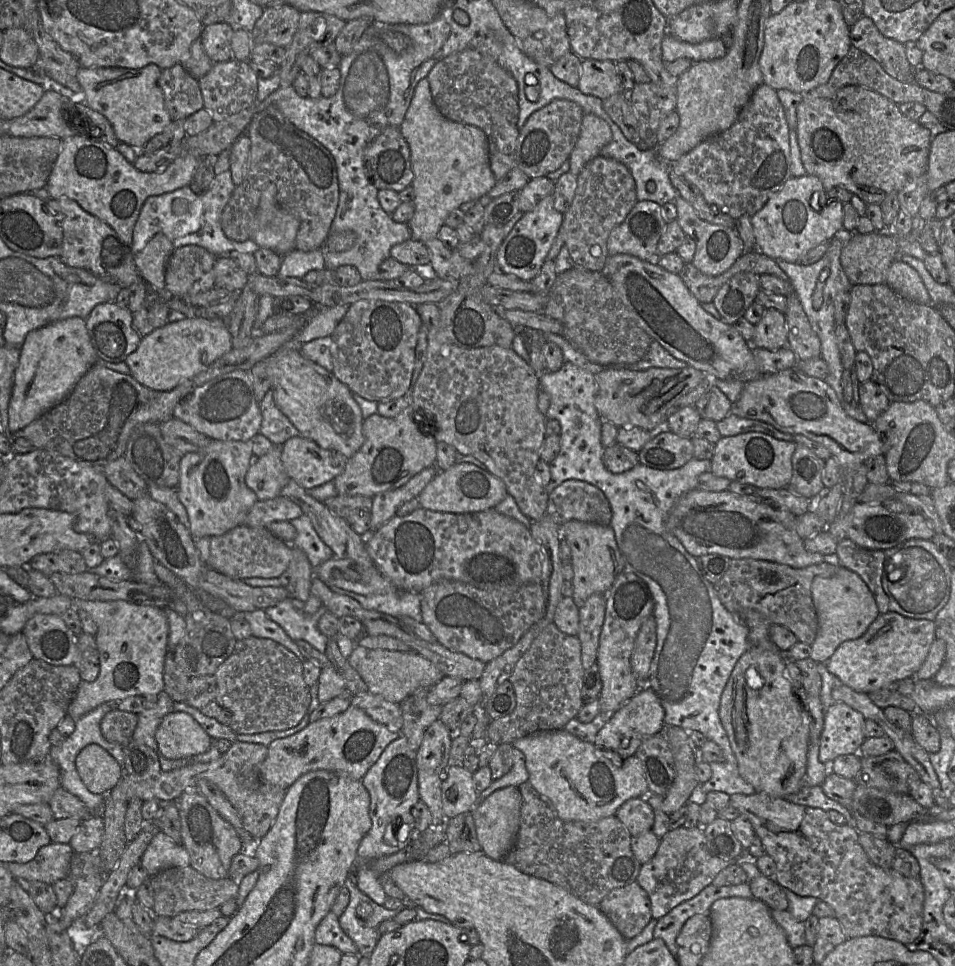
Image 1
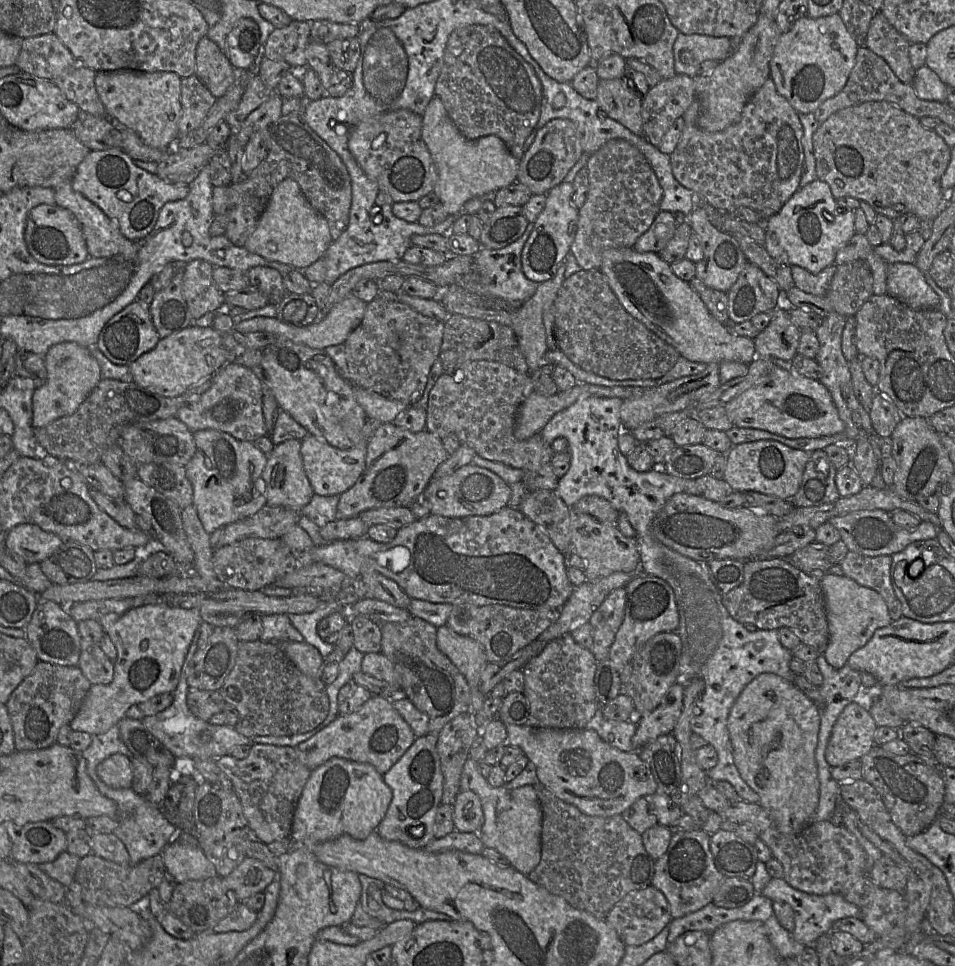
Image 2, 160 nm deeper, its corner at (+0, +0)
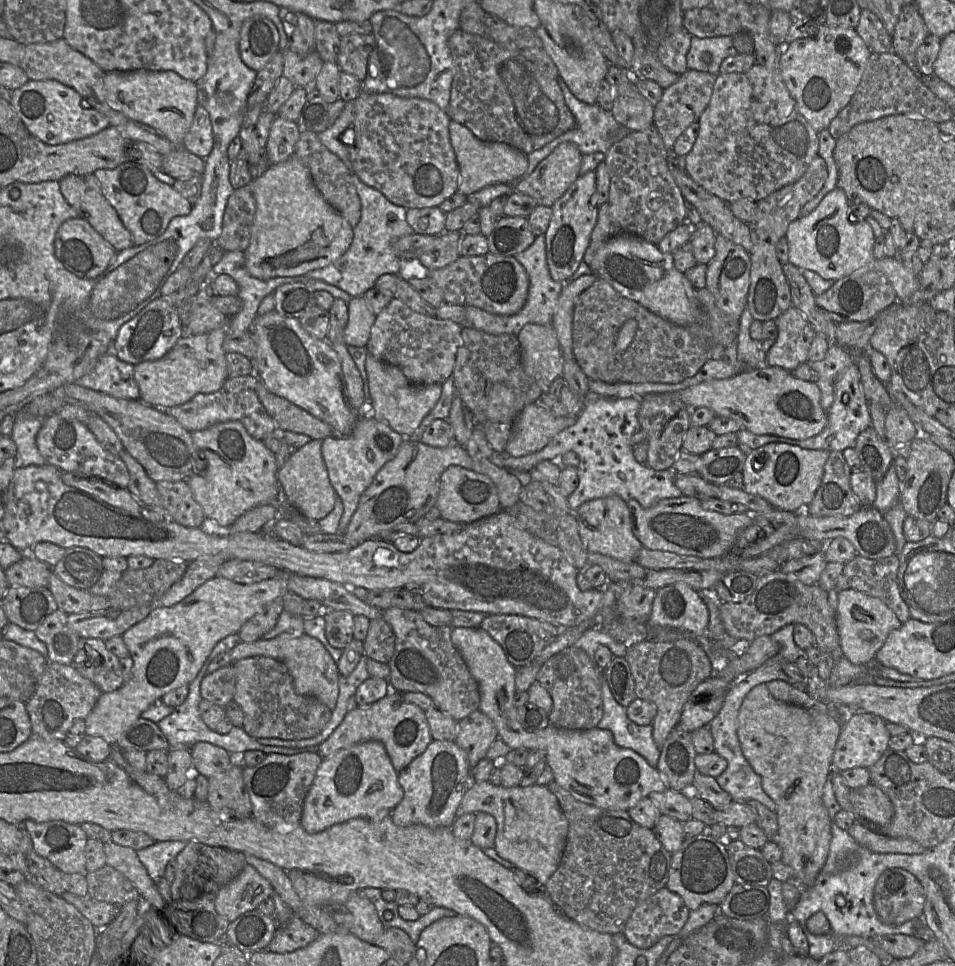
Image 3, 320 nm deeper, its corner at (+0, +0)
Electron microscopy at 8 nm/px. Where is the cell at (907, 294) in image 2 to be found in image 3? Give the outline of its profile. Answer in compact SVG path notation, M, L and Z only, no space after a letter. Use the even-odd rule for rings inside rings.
M837 187L830 191L809 215L793 221L785 235L789 247L789 261L798 268L812 270L824 279L837 281L860 268L883 273L892 284L899 302L905 304L920 288L918 276L895 258L877 259L873 254L875 235L865 220L851 214L850 201Z

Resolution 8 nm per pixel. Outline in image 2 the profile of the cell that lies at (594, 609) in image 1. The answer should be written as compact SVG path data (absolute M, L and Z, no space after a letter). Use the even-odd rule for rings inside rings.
M619 588L611 592L592 614L589 624L593 629L591 652L597 661L608 658L609 650L615 640L625 615L626 591Z

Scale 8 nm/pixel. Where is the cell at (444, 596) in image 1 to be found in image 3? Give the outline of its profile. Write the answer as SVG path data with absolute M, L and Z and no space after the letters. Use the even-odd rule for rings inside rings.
M514 614L487 615L480 625L502 647L516 668L533 663L542 650L559 635L555 625Z

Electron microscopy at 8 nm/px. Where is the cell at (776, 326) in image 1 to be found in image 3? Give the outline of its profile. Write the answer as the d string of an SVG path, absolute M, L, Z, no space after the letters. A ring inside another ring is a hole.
M791 307L774 321L777 338L767 353L768 365L792 371L808 362L808 352L817 333L805 315Z

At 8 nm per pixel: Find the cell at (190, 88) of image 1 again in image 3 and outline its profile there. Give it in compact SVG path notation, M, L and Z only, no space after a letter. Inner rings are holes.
M198 104L192 124L183 139L183 146L191 153L205 159L211 153L213 145L214 136L209 113Z

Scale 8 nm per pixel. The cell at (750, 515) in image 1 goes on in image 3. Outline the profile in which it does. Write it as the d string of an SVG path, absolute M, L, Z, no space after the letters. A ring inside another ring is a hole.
M682 495L679 498L666 498L663 500L660 500L655 505L649 508L644 508L640 505L640 503L634 499L631 499L627 501L628 507L631 512L632 521L633 521L633 532L637 539L641 542L642 546L644 548L650 549L650 550L659 550L659 551L668 551L668 552L674 552L676 554L682 555L682 556L696 556L699 558L714 558L723 556L725 554L728 554L730 552L731 546L734 544L738 532L749 525L752 524L752 512L757 511L748 511L747 513L740 513L740 514L731 514L731 515L724 515L719 512L705 510L701 507L700 501L693 497L687 497Z

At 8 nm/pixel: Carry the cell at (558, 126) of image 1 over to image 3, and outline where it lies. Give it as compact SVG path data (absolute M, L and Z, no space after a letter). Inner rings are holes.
M571 142L558 145L534 171L513 189L534 198L537 205L551 207L580 177L582 157Z

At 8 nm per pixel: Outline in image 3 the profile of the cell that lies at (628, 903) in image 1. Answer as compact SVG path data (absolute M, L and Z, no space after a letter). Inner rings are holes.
M664 887L637 904L622 933L632 945L647 949L663 936L677 936L689 914L682 898Z

